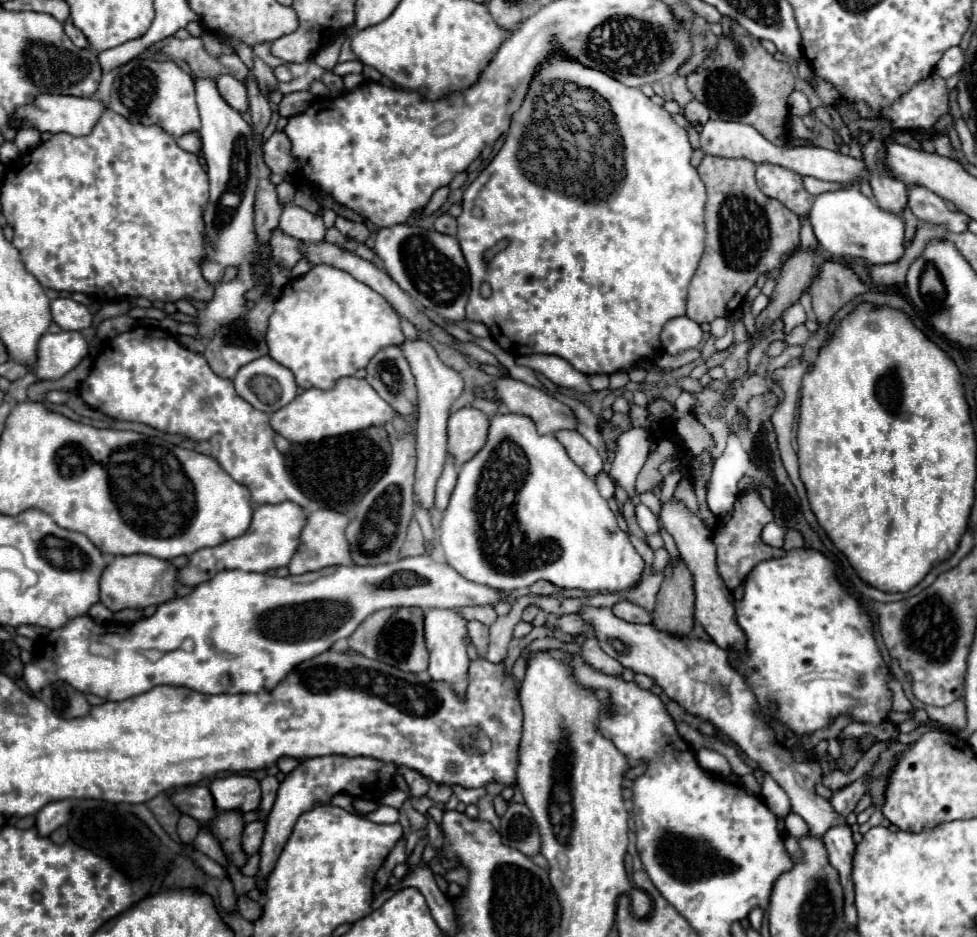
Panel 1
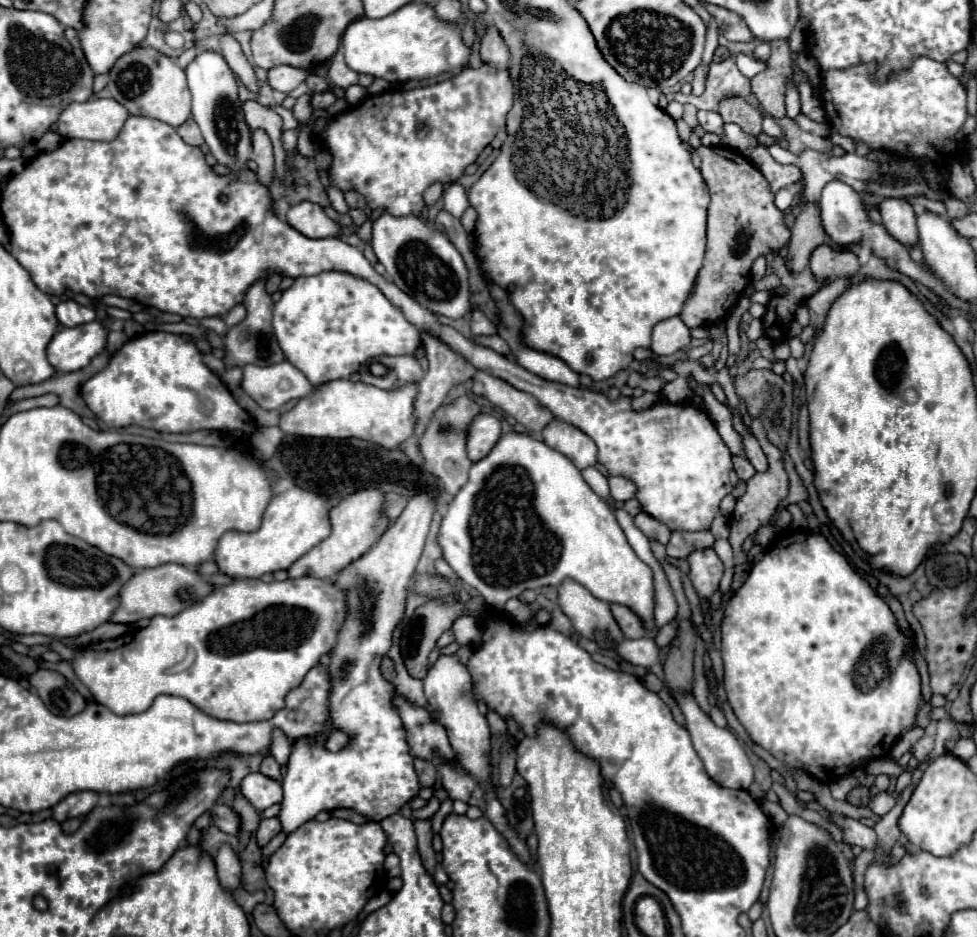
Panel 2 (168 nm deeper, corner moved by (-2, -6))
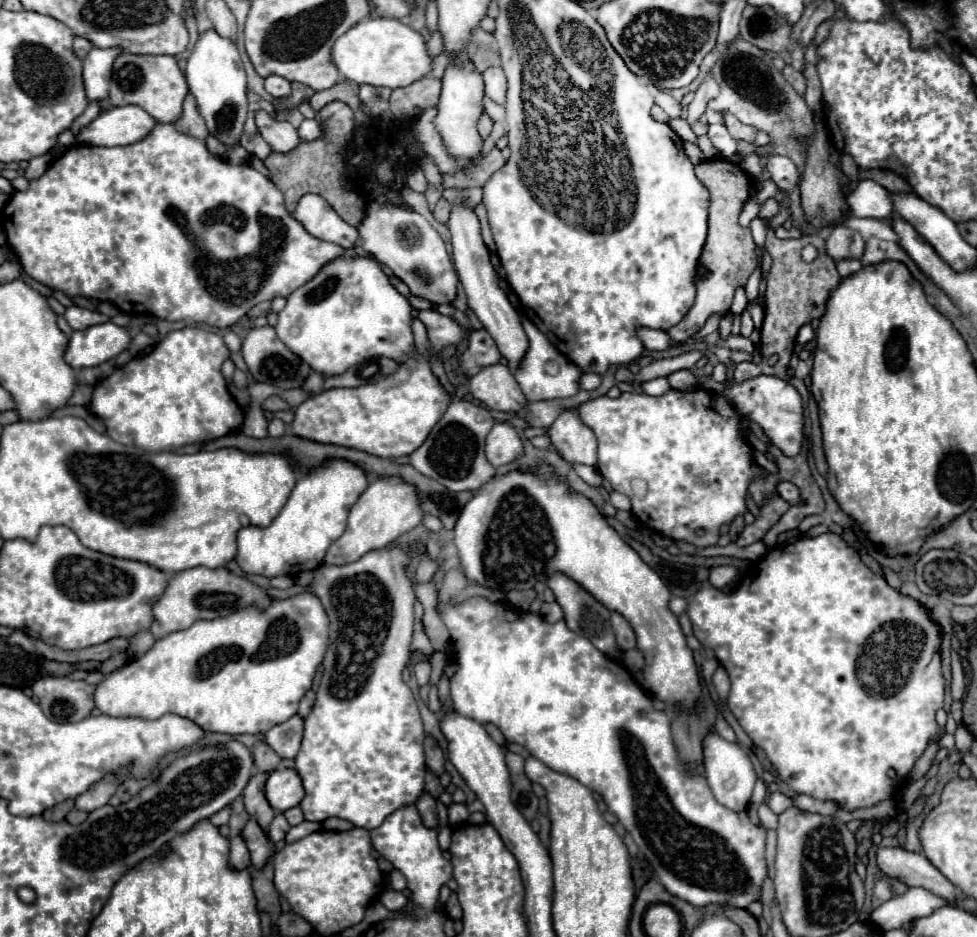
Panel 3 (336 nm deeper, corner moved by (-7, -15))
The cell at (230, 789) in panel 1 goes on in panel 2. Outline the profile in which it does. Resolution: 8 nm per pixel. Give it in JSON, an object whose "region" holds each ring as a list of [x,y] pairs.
{"region":[[[250,773],[242,781],[242,793],[258,811],[264,811],[282,801],[282,783],[262,773]]]}

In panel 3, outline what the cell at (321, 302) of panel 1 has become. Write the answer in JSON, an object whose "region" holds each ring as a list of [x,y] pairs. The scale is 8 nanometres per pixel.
{"region":[[[343,256],[327,264],[313,280],[309,280],[305,286],[297,288],[291,296],[287,296],[287,304],[279,312],[279,322],[275,326],[275,332],[291,352],[295,352],[303,362],[311,366],[313,372],[319,372],[323,378],[329,378],[329,376],[341,376],[351,366],[361,364],[375,356],[385,356],[395,362],[405,362],[415,354],[411,324],[413,316],[409,302],[391,286],[381,266],[373,258]]]}

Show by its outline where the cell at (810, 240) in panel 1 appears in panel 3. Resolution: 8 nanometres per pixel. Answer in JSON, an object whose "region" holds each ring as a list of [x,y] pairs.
{"region":[[[677,118],[677,120],[669,120],[669,126],[675,130],[675,134],[677,134],[681,140],[689,140],[689,142],[697,144],[697,136],[693,134],[691,126],[689,126],[685,120],[681,120],[681,118]]]}

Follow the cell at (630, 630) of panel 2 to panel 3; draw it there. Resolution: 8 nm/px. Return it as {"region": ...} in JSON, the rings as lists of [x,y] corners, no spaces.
{"region":[[[617,612],[611,614],[611,624],[615,628],[615,636],[617,636],[617,644],[619,648],[625,652],[625,650],[631,650],[637,646],[637,638],[635,638],[635,632],[631,628],[631,624]]]}

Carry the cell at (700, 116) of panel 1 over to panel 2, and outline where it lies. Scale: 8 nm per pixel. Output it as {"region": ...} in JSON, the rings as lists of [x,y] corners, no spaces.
{"region":[[[698,111],[698,121],[700,125],[708,131],[708,133],[716,133],[716,135],[724,135],[724,121],[718,113],[714,111]]]}

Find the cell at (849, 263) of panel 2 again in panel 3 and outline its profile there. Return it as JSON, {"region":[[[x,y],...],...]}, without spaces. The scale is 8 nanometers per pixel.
{"region":[[[833,226],[833,230],[829,232],[829,238],[825,242],[825,248],[827,248],[827,256],[833,258],[835,262],[851,260],[851,258],[861,260],[865,242],[863,242],[861,234],[855,230],[851,230],[847,226]]]}

